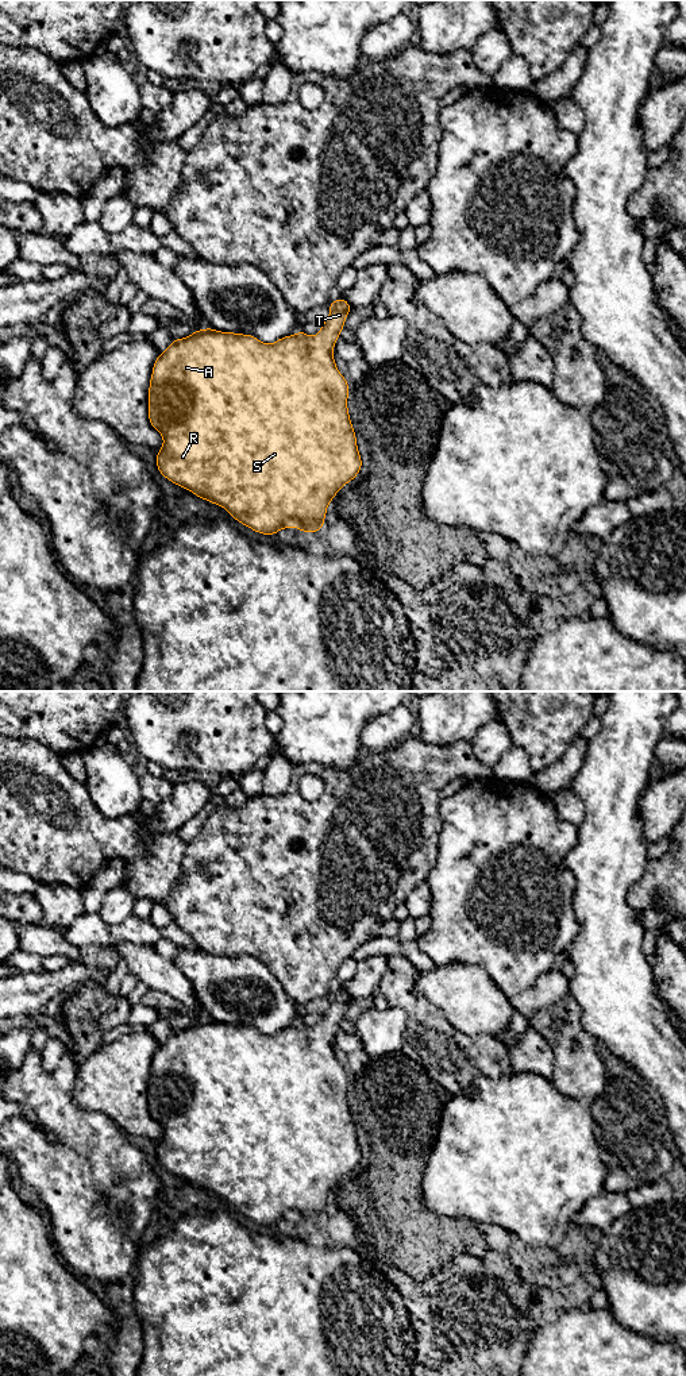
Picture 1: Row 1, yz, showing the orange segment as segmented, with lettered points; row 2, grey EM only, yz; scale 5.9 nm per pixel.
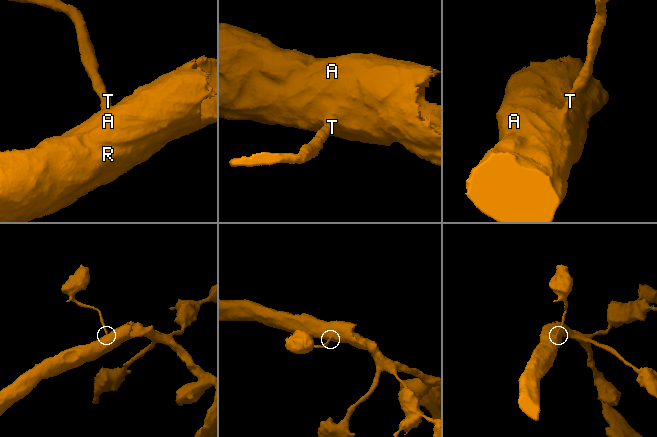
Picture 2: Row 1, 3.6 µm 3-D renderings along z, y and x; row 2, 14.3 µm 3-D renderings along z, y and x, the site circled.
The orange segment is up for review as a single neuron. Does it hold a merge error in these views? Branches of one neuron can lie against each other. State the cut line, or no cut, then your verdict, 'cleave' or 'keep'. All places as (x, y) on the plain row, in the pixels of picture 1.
cut none; keep

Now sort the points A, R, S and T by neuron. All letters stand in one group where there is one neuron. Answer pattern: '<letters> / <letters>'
A R S T

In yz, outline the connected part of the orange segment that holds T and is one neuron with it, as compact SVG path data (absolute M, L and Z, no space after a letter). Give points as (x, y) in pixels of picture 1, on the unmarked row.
M340 988L329 995L329 1009L323 1014L317 1028L305 1026L301 1021L298 1025L281 1029L271 1036L265 1036L253 1026L220 1024L212 1020L194 1022L184 1030L174 1030L166 1042L158 1047L149 1079L149 1113L163 1129L163 1137L157 1144L159 1164L201 1191L227 1200L236 1213L258 1225L275 1226L288 1218L302 1223L319 1223L323 1219L328 1195L346 1175L358 1167L362 1159L357 1128L347 1101L350 1079L335 1056L332 1042L351 1001L348 994Z

